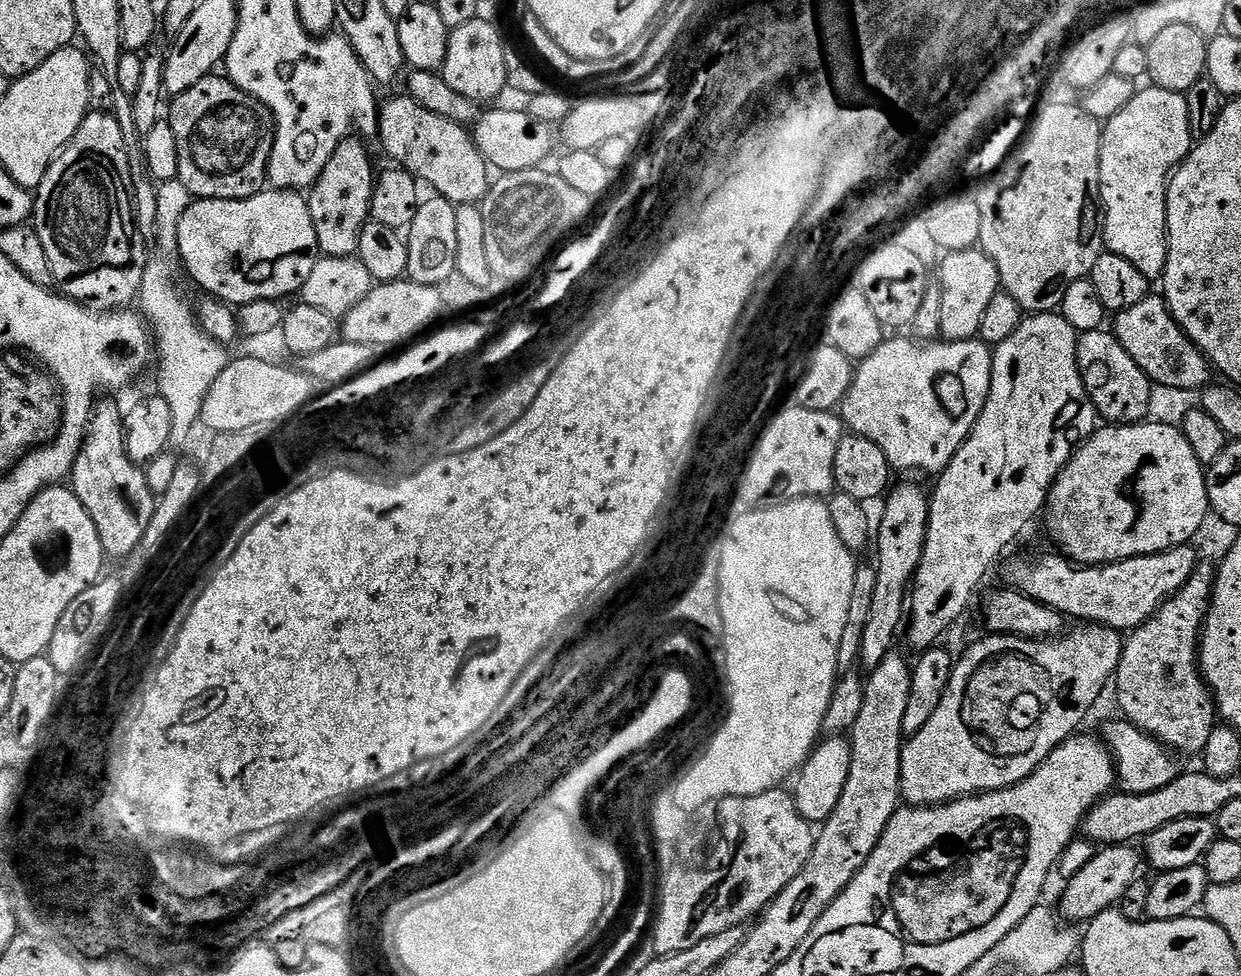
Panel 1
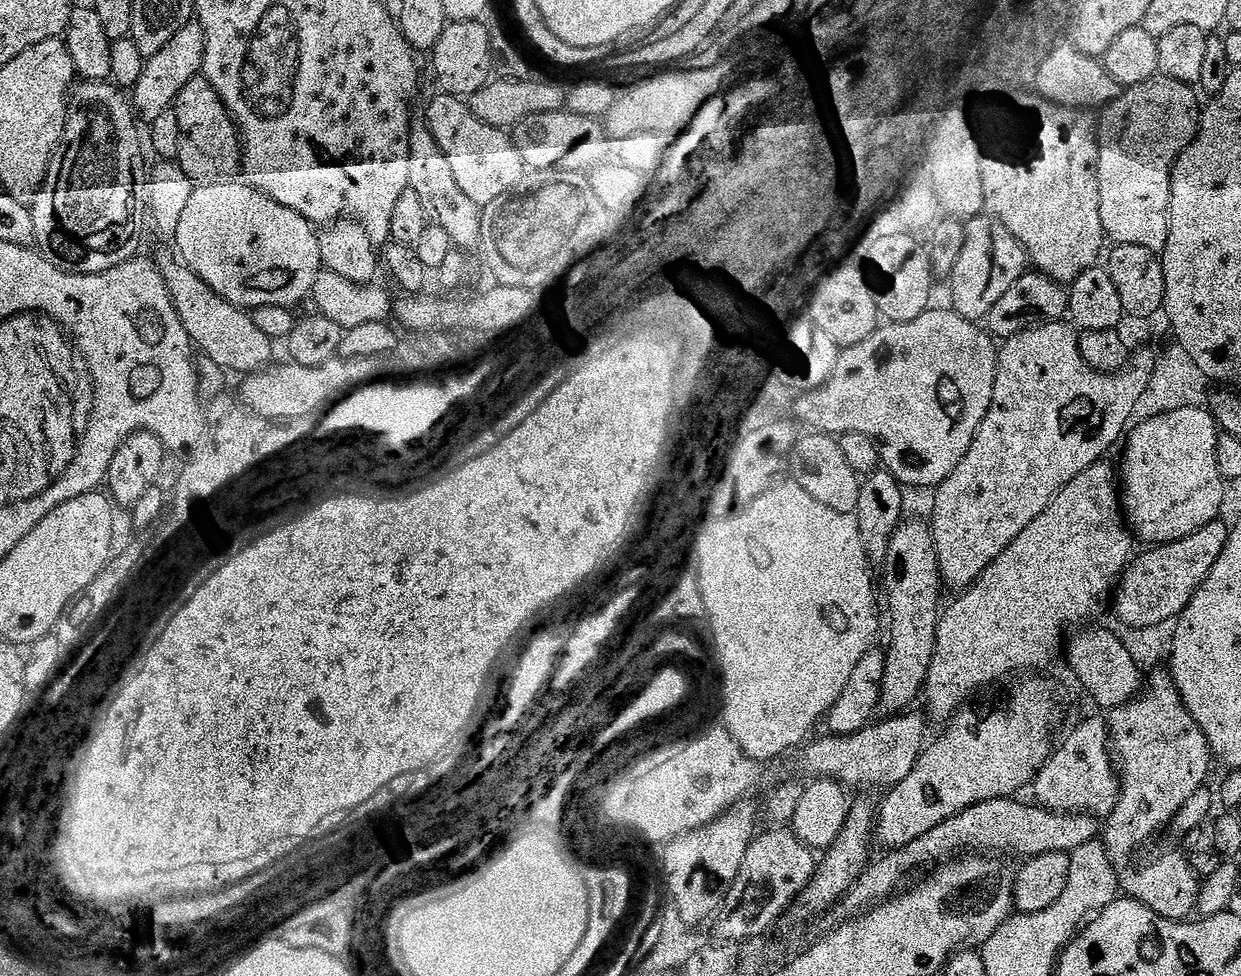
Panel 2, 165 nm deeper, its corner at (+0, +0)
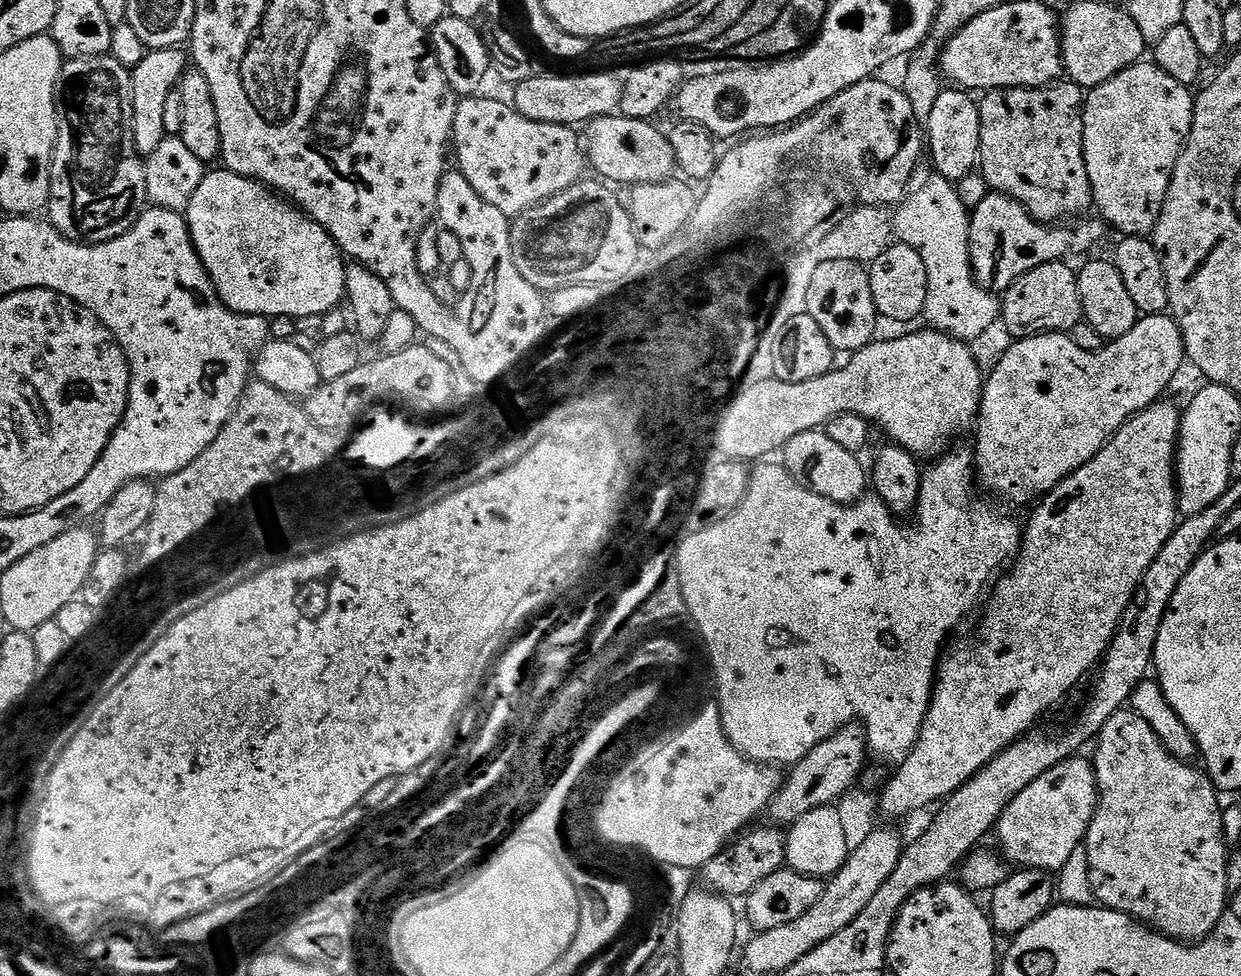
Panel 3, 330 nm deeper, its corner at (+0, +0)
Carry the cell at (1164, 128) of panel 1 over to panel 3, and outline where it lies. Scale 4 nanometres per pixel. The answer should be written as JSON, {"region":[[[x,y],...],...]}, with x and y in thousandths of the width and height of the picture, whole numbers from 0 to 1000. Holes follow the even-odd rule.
{"region":[[[919,64],[888,84],[873,99],[872,141],[875,178],[878,178],[880,207],[882,216],[886,216],[884,217],[886,224],[894,235],[900,234],[903,243],[925,244],[932,234],[940,199],[943,195],[946,170],[961,132],[964,105],[961,95],[957,94],[960,94],[958,87],[946,84],[946,80],[943,80],[943,76],[940,76],[940,72],[930,64]]]}

